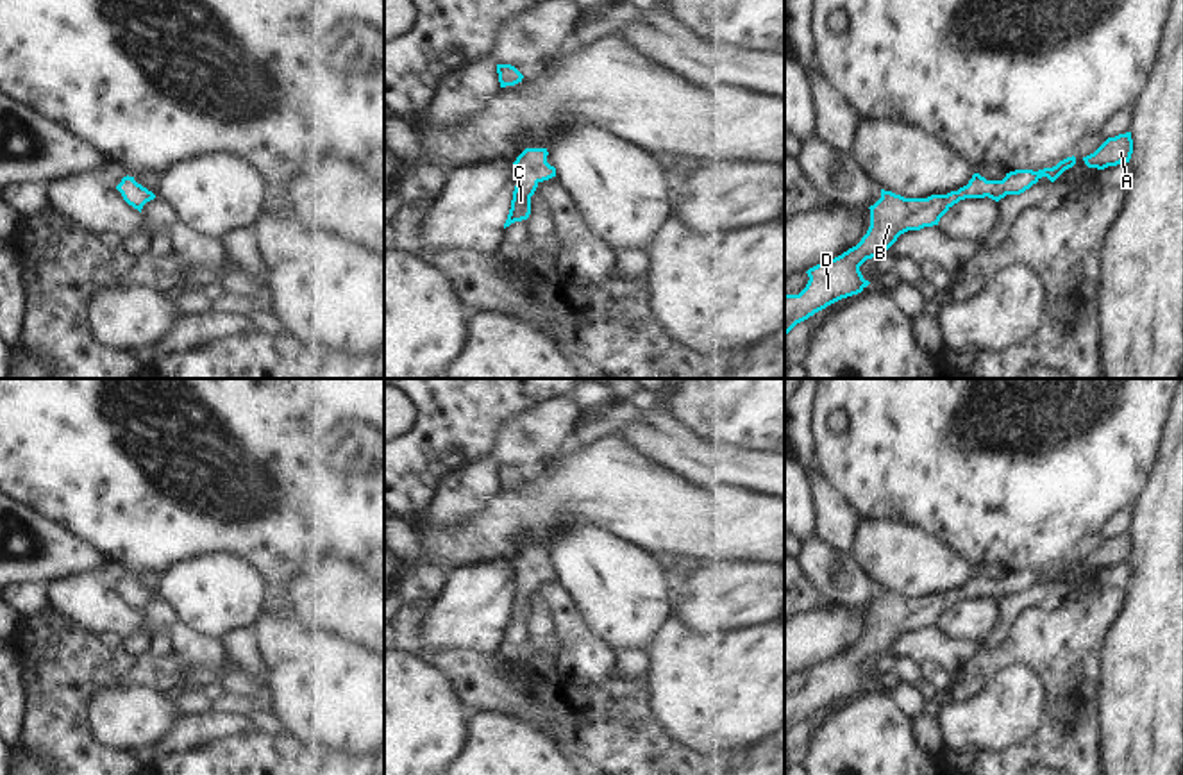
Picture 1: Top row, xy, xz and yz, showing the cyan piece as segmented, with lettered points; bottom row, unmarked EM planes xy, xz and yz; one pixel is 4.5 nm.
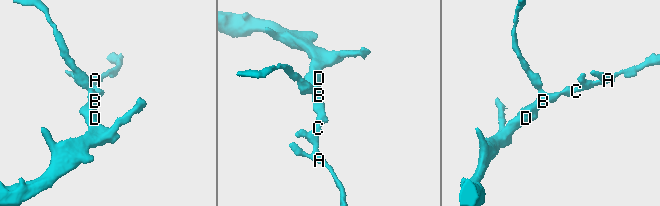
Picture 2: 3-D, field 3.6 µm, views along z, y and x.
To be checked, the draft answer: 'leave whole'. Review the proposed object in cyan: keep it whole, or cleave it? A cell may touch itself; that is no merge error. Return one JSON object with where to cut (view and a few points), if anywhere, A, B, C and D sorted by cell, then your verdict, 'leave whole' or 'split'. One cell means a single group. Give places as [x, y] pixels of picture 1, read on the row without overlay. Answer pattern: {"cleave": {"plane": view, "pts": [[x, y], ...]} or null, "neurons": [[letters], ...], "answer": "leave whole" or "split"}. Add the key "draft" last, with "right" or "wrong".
{"cleave": null, "neurons": [["A", "B", "C", "D"]], "answer": "leave whole", "draft": "right"}

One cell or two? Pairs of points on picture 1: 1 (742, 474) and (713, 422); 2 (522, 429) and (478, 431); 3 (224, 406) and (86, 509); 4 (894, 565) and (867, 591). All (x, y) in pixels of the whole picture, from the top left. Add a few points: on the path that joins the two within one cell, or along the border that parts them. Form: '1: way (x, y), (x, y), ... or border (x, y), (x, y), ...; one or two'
1: border (685, 425), (708, 441), (729, 441), (765, 452); two
2: border (531, 408), (508, 416), (497, 427), (488, 456); two
3: way (281, 475), (279, 518), (165, 518); one
4: border (849, 552), (881, 588); two

